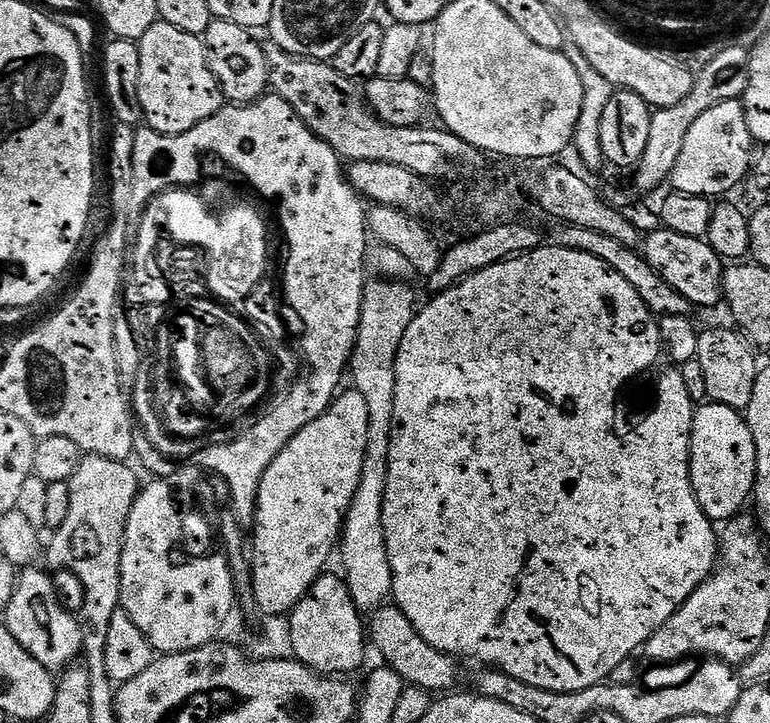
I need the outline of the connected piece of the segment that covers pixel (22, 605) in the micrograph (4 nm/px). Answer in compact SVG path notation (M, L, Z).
M29 567L19 573L16 589L8 603L6 623L10 634L49 672L56 674L69 667L81 655L82 634L80 622L60 605L56 588L47 576L47 571L39 572L39 567Z

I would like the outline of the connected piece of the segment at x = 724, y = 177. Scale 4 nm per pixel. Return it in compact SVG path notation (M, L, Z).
M736 98L726 103L716 103L690 126L682 151L678 154L678 162L671 172L669 185L675 192L720 198L716 196L734 189L744 178L747 179L753 147L743 103Z

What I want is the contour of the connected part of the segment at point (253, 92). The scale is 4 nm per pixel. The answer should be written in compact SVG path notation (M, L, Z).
M215 18L203 34L208 65L220 83L220 89L224 91L225 101L251 102L269 91L264 44L252 36L255 35L249 29Z

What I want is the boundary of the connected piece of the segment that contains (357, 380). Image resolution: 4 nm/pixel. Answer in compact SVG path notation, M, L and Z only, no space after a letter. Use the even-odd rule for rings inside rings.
M372 278L365 283L364 297L360 307L360 325L356 331L356 345L349 360L353 389L361 394L366 405L366 450L363 451L362 474L358 490L351 506L345 513L341 529L340 551L344 566L344 581L351 598L364 612L378 608L390 597L393 586L393 572L390 570L388 551L385 548L385 530L382 526L382 506L385 500L386 474L390 438L393 430L394 386L396 385L396 362L398 346L410 326L412 317L418 311L418 303L412 297L409 285L395 279ZM358 508L370 508L364 512L368 522L354 522Z

